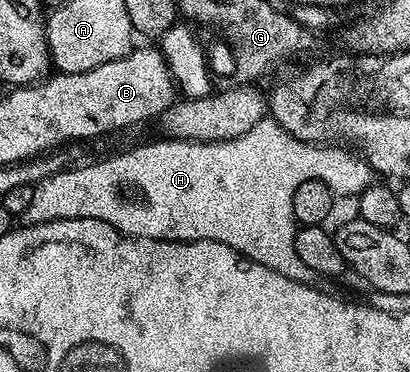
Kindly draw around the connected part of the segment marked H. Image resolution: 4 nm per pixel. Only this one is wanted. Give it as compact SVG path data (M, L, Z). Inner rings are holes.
M270 118L257 122L253 130L232 140L201 142L158 139L152 144L139 144L120 156L111 156L96 164L72 166L45 178L40 184L34 185L33 199L23 212L22 223L44 224L69 218L97 218L101 222L109 222L109 226L121 234L142 240L212 240L237 250L242 256L269 270L285 274L291 280L311 284L316 279L315 272L309 270L301 258L297 258L295 249L297 221L291 209L293 190L297 190L297 186L306 180L320 180L329 186L336 197L355 198L373 183L373 169L362 155L354 151L346 152L343 146L324 146L319 142L298 140ZM127 187L139 195L139 200L131 200Z

